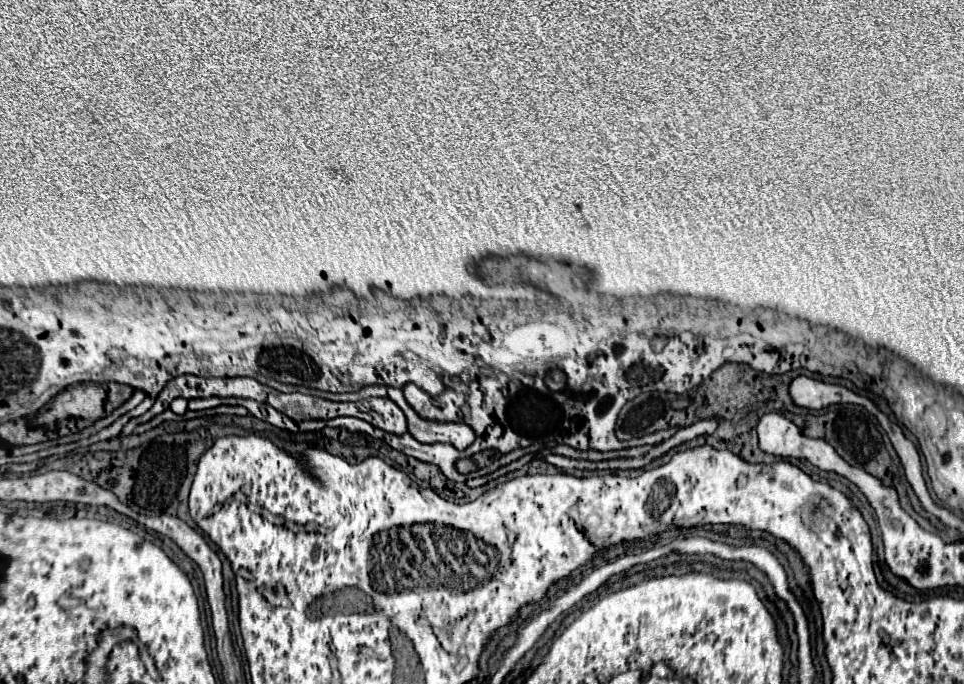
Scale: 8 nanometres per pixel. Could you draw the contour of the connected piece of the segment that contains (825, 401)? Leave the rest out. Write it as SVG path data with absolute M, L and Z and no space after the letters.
M805 375L791 381L789 395L795 405L807 409L823 409L831 403L851 403L851 391L847 387L823 383Z

